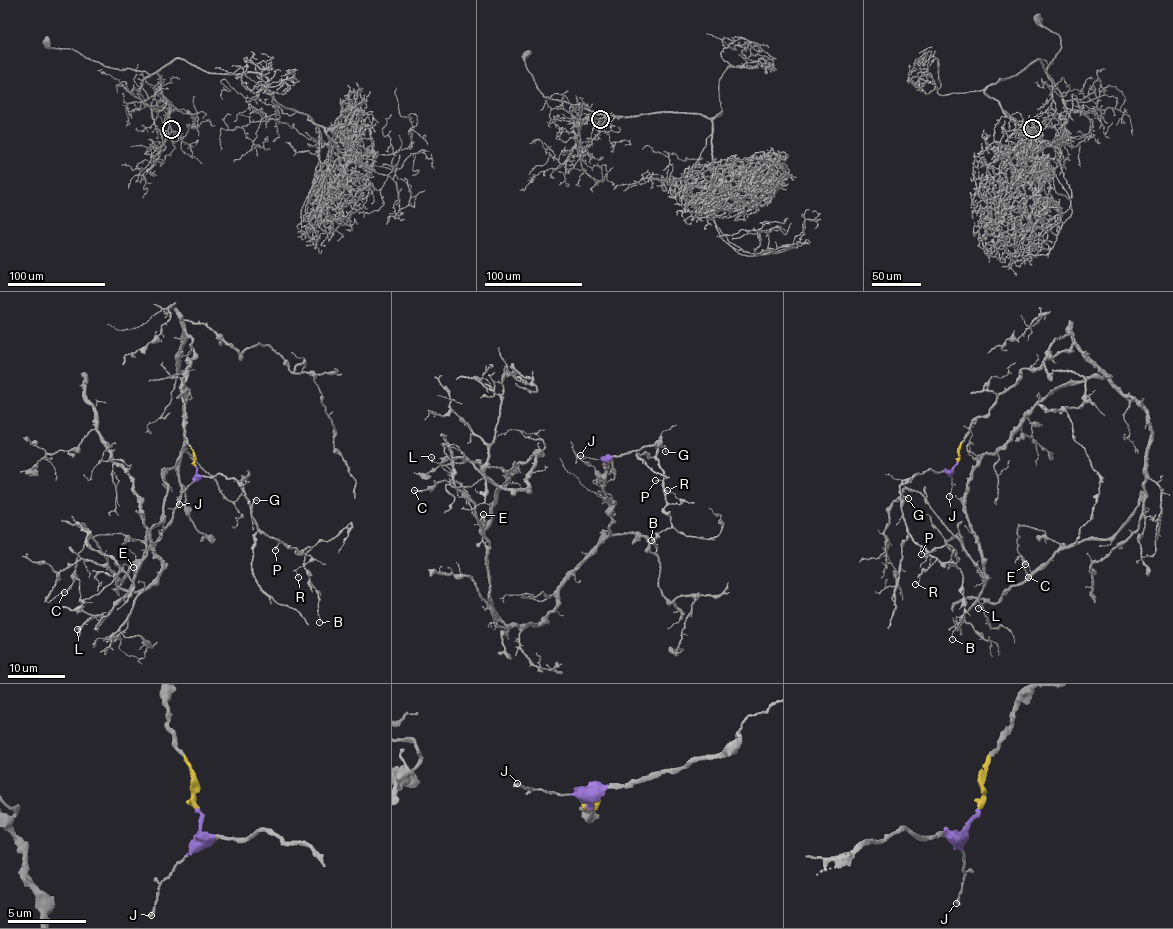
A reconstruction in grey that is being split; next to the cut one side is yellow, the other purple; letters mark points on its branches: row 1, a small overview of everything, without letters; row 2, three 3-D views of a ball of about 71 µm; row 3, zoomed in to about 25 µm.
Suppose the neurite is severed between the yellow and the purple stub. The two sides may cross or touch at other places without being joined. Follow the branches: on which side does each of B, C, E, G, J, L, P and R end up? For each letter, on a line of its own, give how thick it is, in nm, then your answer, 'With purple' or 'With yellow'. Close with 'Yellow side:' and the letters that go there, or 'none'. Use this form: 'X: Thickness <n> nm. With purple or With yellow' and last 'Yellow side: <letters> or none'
B: Thickness 100 nm. With purple
C: Thickness 150 nm. With yellow
E: Thickness 120 nm. With yellow
G: Thickness 130 nm. With purple
J: Thickness 160 nm. With purple
L: Thickness 140 nm. With yellow
P: Thickness 140 nm. With purple
R: Thickness 90 nm. With purple
Yellow side: C, E, L

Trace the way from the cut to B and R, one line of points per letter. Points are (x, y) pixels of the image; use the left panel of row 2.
B: (194, 465), (198, 475), (238, 480), (251, 520), (297, 552), (310, 549), (304, 569), (319, 603), (319, 621)
R: (194, 465), (198, 475), (220, 474), (238, 480), (256, 526), (311, 558), (295, 571), (298, 576)

